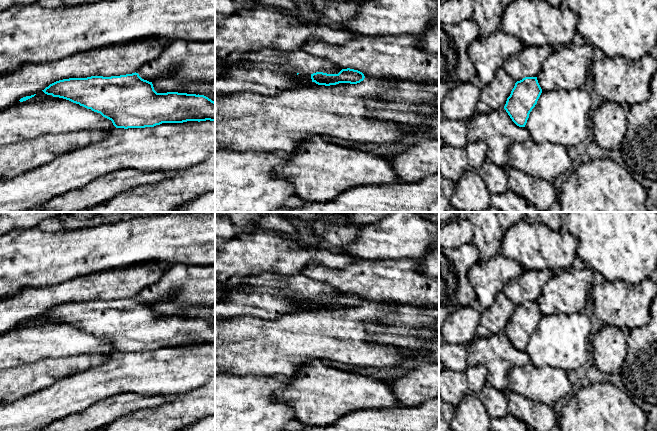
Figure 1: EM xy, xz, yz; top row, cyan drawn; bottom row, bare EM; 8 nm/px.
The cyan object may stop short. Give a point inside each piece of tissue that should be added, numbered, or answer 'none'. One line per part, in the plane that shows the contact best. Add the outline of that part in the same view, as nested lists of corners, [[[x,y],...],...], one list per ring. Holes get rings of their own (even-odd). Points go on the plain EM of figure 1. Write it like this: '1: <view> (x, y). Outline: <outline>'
none

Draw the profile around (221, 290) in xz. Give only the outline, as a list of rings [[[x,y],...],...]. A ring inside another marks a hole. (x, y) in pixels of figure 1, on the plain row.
[[[215,279],[215,302],[225,298],[229,292],[229,284],[220,283]]]

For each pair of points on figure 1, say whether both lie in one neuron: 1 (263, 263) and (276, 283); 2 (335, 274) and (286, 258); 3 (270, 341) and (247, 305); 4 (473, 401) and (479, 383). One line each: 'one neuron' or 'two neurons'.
1: two neurons
2: two neurons
3: two neurons
4: two neurons

